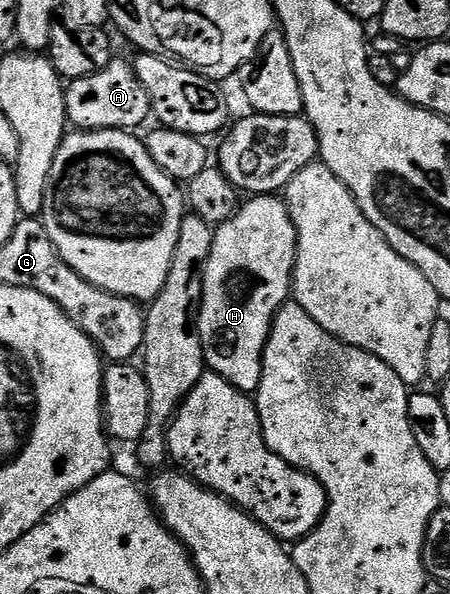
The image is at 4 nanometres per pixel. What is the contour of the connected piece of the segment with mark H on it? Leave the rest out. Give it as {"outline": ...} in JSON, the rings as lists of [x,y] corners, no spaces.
{"outline":[[[255,195],[244,200],[234,217],[215,229],[213,251],[203,276],[203,302],[199,308],[199,338],[203,340],[206,368],[224,377],[233,388],[254,394],[263,374],[263,352],[271,334],[277,311],[288,304],[293,293],[297,231],[287,210],[286,200],[279,195]]]}

